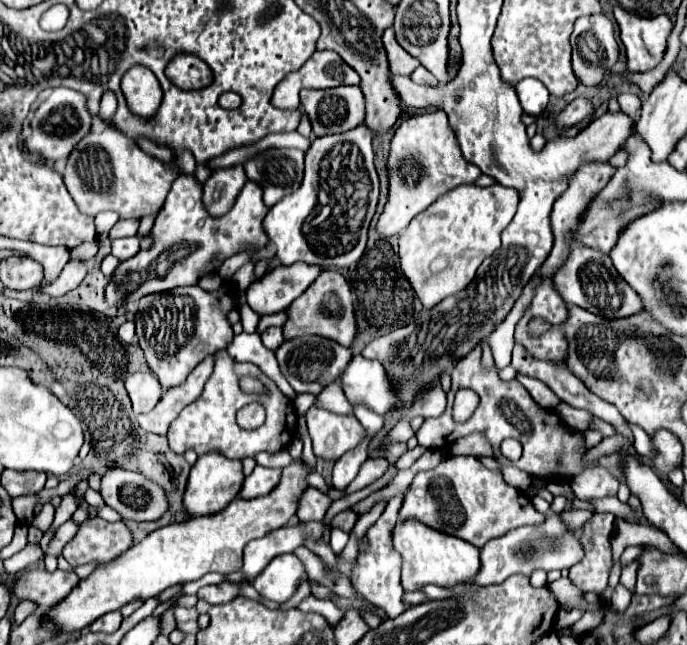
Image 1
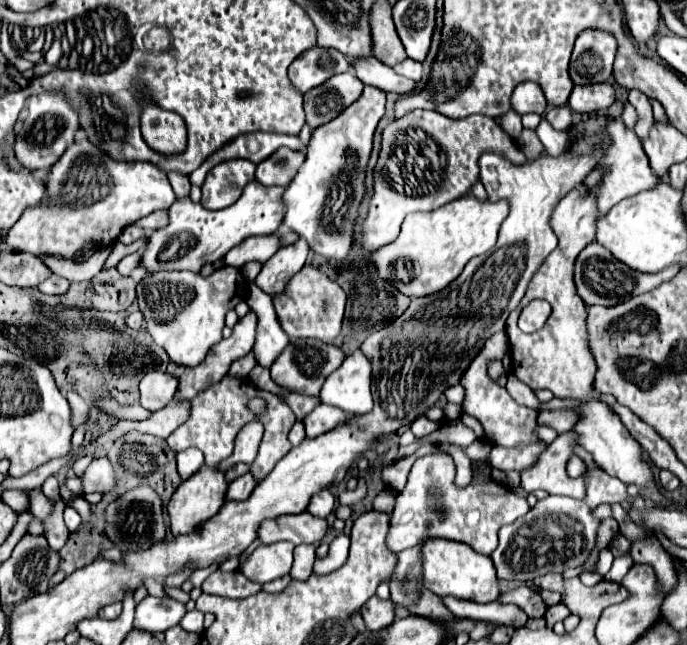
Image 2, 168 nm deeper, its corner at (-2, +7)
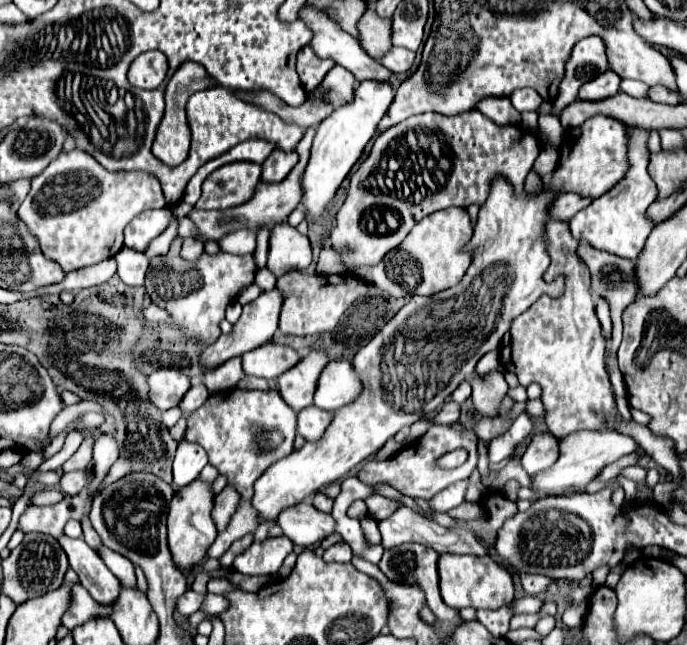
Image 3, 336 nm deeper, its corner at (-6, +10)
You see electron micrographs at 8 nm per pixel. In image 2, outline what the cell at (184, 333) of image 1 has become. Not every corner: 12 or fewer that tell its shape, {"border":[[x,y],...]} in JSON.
{"border":[[231,265],[157,271],[137,285],[147,331],[175,363],[201,363],[245,299]]}

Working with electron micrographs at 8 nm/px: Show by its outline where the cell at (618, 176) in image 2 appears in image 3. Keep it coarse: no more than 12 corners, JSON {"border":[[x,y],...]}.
{"border":[[593,116],[565,132],[563,192],[603,196],[629,170],[629,130]]}

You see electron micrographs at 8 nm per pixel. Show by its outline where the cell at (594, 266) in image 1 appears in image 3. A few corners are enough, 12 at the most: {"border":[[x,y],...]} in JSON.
{"border":[[591,244],[577,254],[593,296],[609,302],[613,328],[639,296],[635,262]]}

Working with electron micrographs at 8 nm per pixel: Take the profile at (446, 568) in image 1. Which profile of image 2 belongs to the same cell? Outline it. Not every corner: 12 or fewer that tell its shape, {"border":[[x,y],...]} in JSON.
{"border":[[429,539],[423,581],[435,595],[497,601],[491,557]]}

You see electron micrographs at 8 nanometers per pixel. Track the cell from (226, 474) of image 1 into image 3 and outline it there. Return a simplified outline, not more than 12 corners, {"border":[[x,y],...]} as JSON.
{"border":[[193,480],[171,500],[169,548],[183,572],[217,536],[209,482]]}

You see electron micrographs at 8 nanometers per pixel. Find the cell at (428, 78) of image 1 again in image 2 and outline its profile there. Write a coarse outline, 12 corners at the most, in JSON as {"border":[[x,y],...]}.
{"border":[[405,59],[393,67],[395,73],[419,81],[421,63]]}

